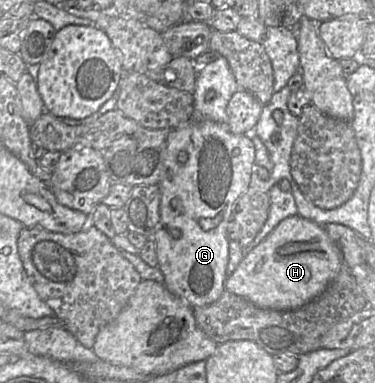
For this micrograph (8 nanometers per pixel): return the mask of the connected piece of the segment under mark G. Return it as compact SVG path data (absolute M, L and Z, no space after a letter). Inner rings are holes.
M211 120L192 121L173 129L168 136L161 191L161 219L153 239L156 243L158 267L165 278L165 287L180 297L192 309L217 301L225 291L229 261L227 227L232 220L232 208L251 182L255 165L255 147L247 134L232 133L225 124ZM211 219L212 228L204 230L200 221Z

